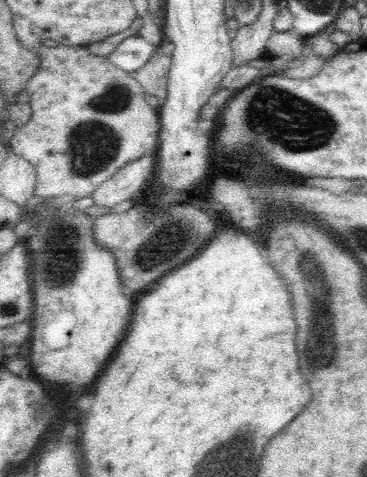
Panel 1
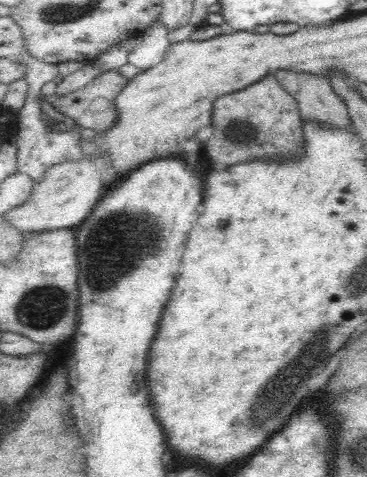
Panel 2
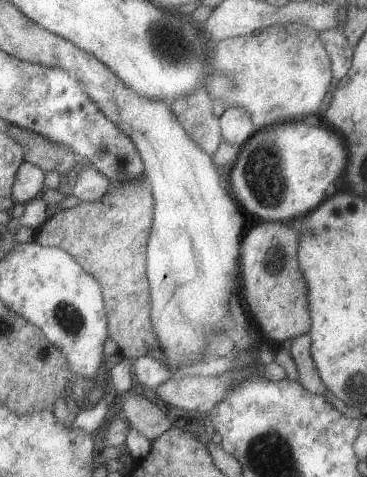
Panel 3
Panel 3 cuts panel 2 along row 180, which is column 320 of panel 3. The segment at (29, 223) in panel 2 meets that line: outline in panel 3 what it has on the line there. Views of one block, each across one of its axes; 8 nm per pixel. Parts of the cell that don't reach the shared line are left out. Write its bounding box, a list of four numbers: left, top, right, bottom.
[203,24,333,132]

